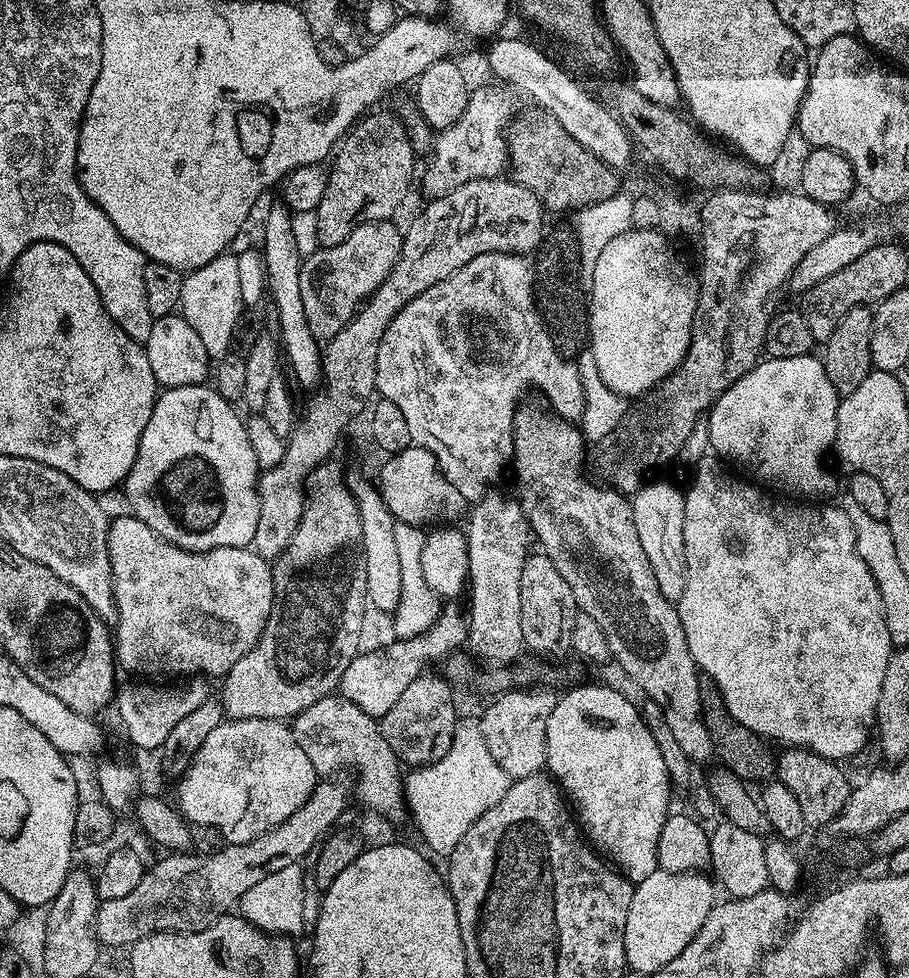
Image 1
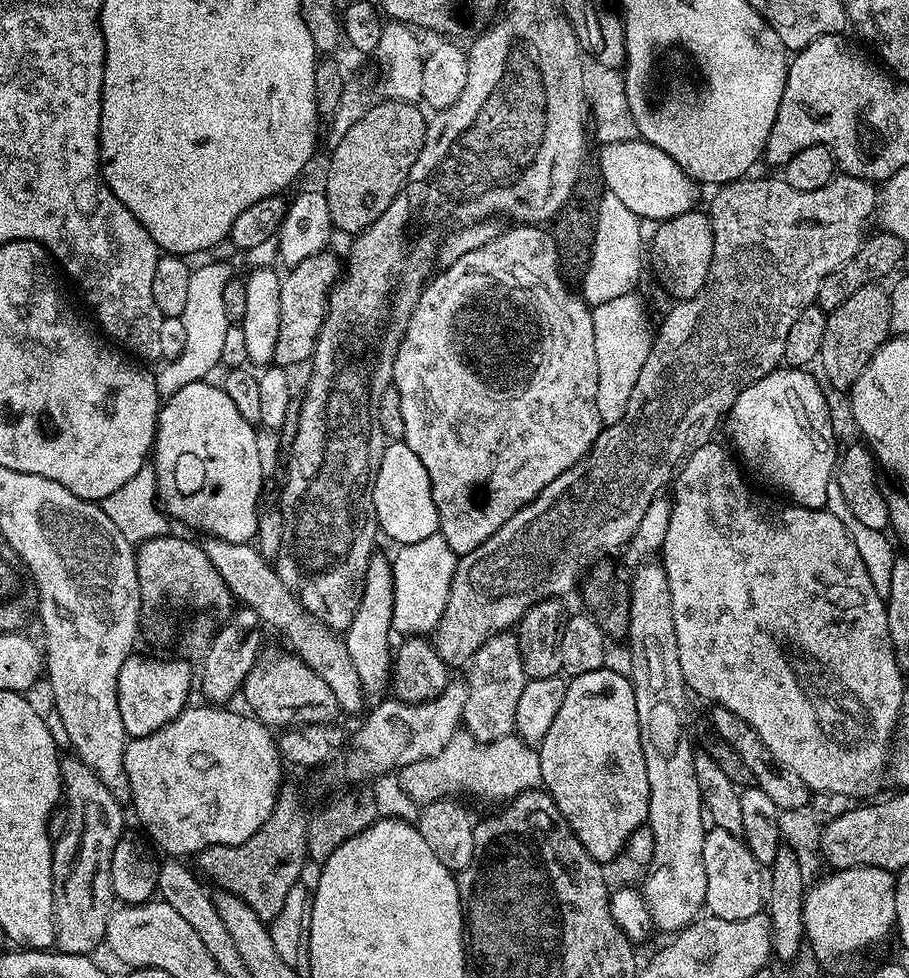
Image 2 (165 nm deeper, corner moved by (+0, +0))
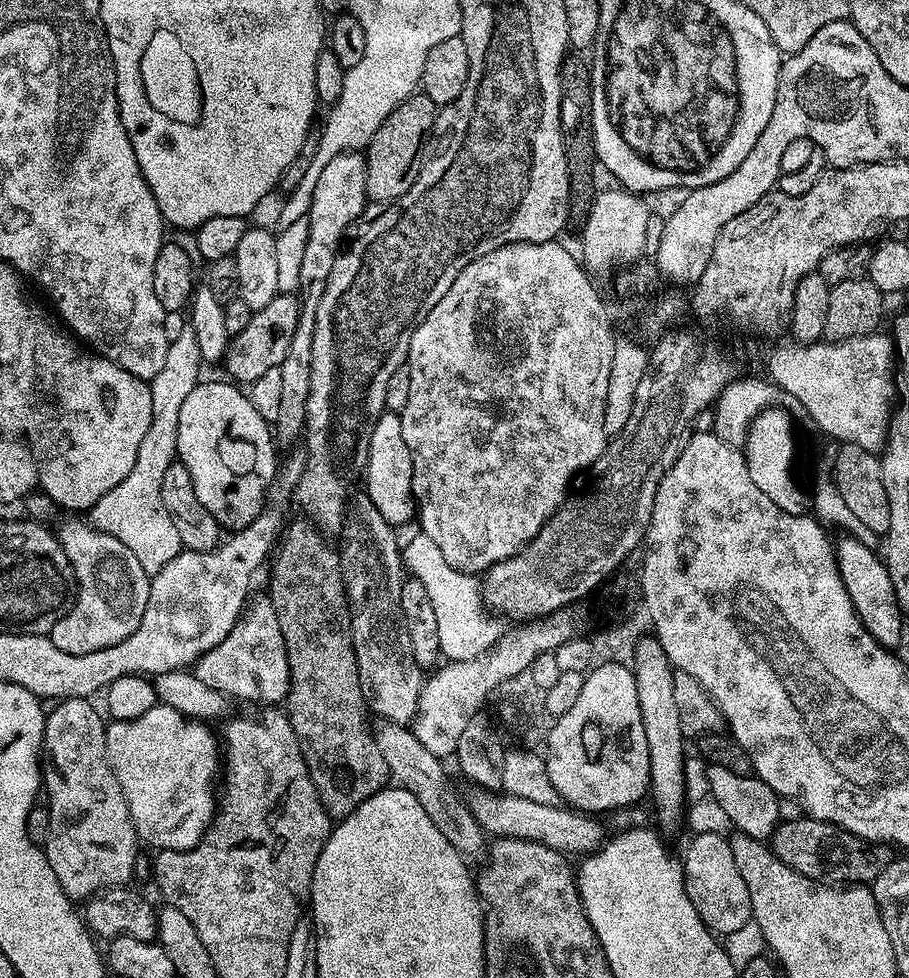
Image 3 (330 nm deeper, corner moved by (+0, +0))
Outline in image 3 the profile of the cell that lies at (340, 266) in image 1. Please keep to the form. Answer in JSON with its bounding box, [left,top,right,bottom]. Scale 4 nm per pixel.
[226,294,300,386]

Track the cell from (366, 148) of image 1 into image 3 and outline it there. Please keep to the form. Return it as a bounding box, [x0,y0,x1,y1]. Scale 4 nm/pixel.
[366,90,438,202]

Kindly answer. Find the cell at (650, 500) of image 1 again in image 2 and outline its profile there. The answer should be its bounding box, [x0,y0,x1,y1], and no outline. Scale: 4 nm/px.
[626,558,706,934]

